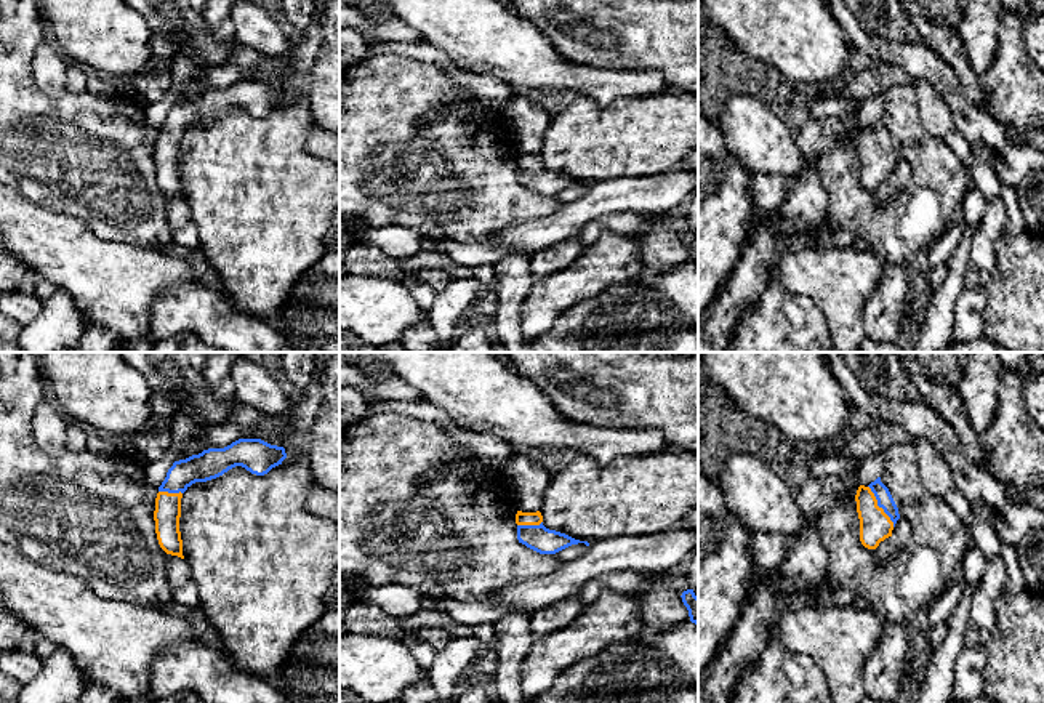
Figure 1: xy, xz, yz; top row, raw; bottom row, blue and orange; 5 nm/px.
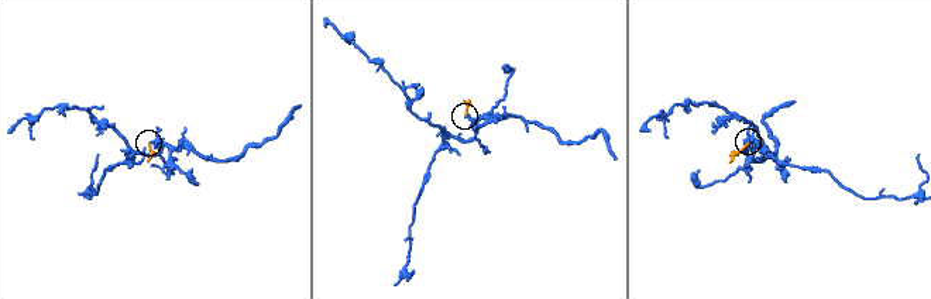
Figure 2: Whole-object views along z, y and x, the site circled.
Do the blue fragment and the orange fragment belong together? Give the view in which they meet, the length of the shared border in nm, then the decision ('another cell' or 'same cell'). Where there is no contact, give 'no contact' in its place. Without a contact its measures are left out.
meets blue in yz; contact 240 nm long; same cell

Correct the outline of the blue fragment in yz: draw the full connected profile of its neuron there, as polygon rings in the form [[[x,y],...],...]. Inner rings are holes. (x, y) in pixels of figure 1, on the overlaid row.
[[[881,477],[868,487],[860,485],[855,501],[860,519],[860,541],[865,548],[876,549],[881,541],[892,536],[900,519],[898,508]]]

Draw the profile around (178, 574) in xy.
[[[171,554],[167,556],[168,556],[167,580],[171,586],[171,591],[191,583],[192,578],[187,560]]]

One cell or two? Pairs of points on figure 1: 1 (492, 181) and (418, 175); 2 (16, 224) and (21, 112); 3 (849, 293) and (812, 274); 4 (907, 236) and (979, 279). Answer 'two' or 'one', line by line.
1: one
2: two
3: one
4: two

